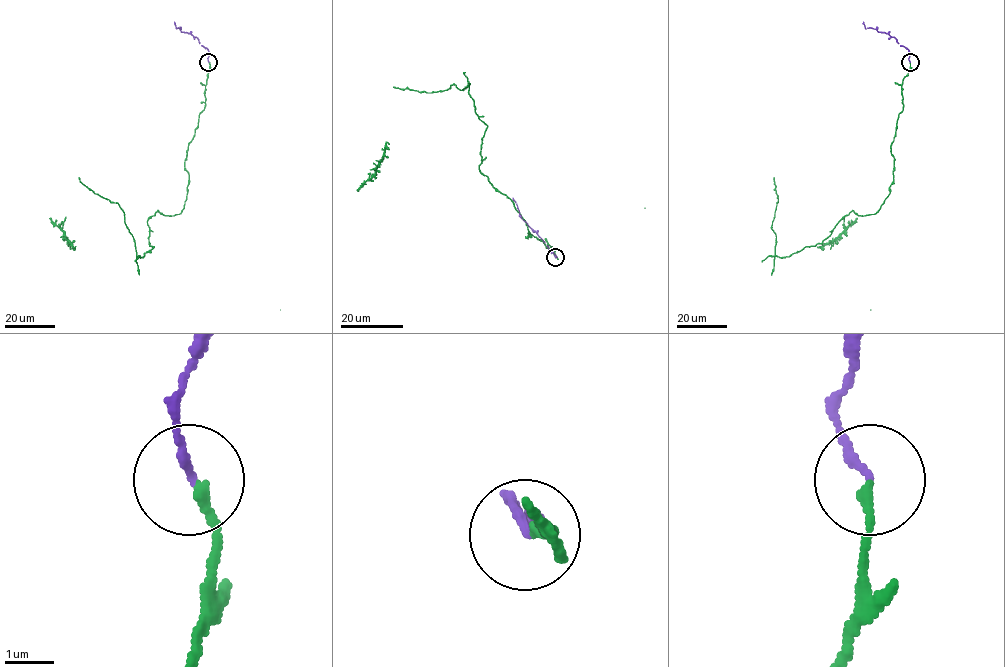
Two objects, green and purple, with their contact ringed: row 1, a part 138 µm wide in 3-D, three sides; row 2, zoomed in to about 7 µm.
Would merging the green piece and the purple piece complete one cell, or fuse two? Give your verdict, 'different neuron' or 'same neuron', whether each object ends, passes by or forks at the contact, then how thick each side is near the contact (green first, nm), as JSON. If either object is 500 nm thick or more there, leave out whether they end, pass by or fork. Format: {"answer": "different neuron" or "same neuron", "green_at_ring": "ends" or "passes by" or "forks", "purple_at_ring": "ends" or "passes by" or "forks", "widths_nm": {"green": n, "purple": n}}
{"answer": "same neuron", "green_at_ring": "ends", "purple_at_ring": "ends", "widths_nm": {"green": 190, "purple": 150}}

